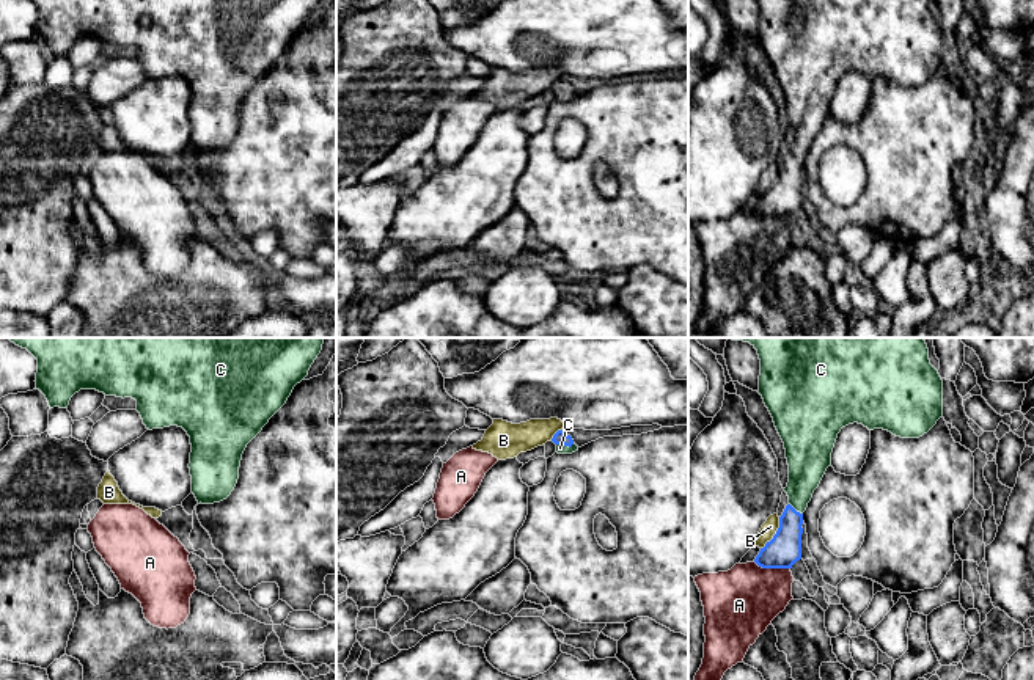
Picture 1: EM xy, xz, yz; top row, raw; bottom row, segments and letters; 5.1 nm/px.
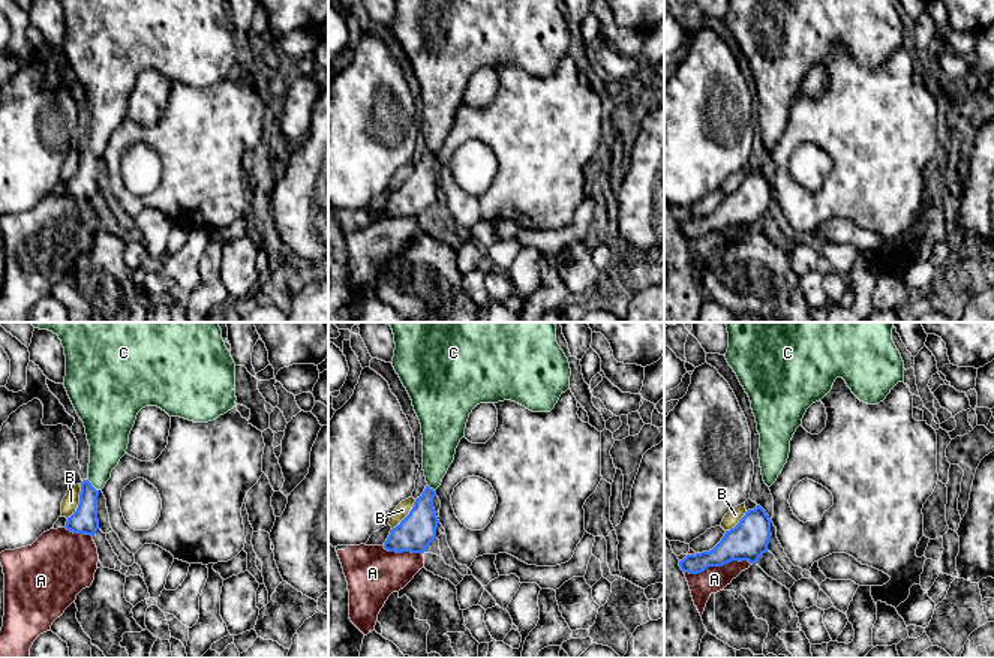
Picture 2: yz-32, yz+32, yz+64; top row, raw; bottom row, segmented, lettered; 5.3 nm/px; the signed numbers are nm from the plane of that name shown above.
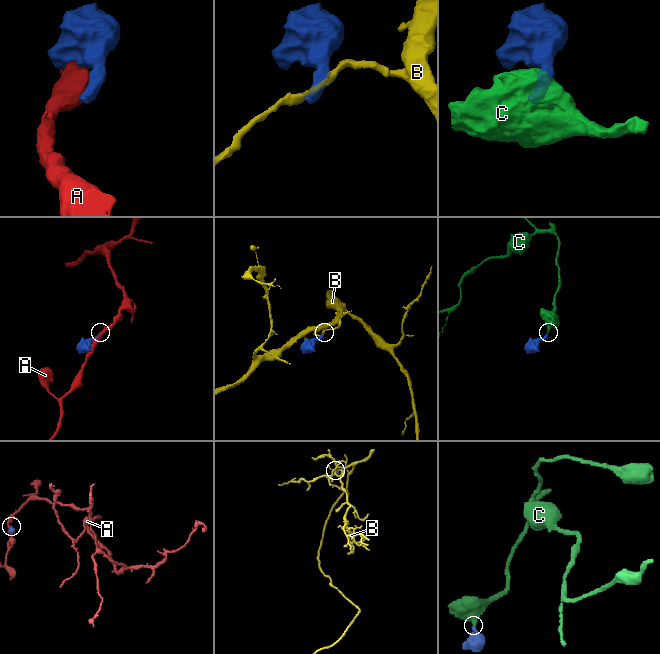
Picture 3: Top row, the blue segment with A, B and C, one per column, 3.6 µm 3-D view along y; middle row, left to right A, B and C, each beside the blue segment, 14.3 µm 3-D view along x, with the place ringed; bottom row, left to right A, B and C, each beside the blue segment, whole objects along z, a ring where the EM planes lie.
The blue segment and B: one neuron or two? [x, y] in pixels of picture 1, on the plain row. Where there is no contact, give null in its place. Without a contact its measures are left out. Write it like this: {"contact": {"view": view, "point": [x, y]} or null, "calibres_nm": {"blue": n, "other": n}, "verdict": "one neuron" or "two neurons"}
{"contact": {"view": "yz", "point": [777, 181]}, "calibres_nm": {"blue": 170, "other": 80}, "verdict": "two neurons"}

